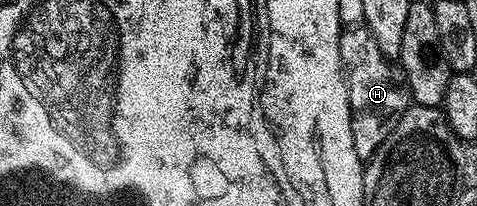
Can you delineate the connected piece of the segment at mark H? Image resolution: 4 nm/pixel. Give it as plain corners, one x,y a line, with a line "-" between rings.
366,25
346,28
339,36
339,60
347,81
347,96
351,106
353,149
364,161
385,141
391,131
391,122
398,119
409,106
407,85
396,64
388,55
381,53
373,33

